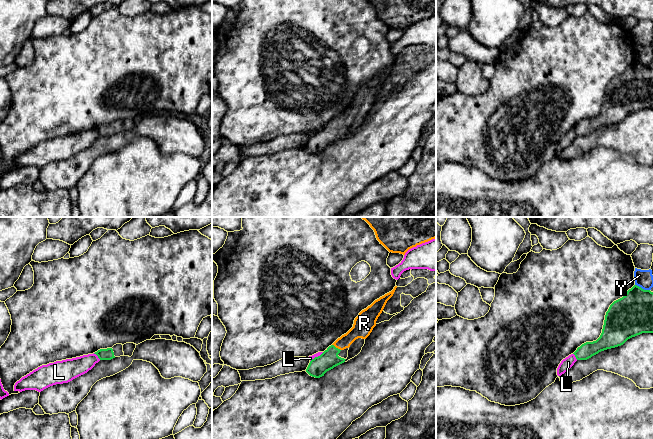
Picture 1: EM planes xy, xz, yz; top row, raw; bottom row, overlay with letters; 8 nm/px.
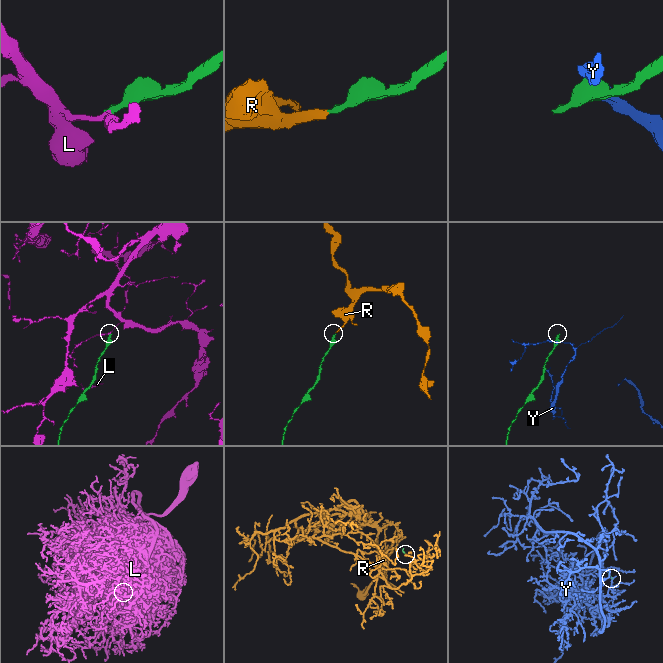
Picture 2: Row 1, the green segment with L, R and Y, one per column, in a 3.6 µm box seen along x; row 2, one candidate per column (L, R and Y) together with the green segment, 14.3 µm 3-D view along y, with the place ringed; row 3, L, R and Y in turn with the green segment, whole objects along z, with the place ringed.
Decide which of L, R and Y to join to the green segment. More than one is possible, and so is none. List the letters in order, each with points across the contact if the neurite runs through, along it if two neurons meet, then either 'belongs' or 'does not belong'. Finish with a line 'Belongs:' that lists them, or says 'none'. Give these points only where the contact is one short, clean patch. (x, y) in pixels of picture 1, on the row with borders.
L: border along xy (93, 353), (100, 359); does not belong
R: runs through xz (329, 359), (335, 347), (360, 329); belongs
Y: border along yz (635, 284), (649, 290); does not belong
Belongs: R

